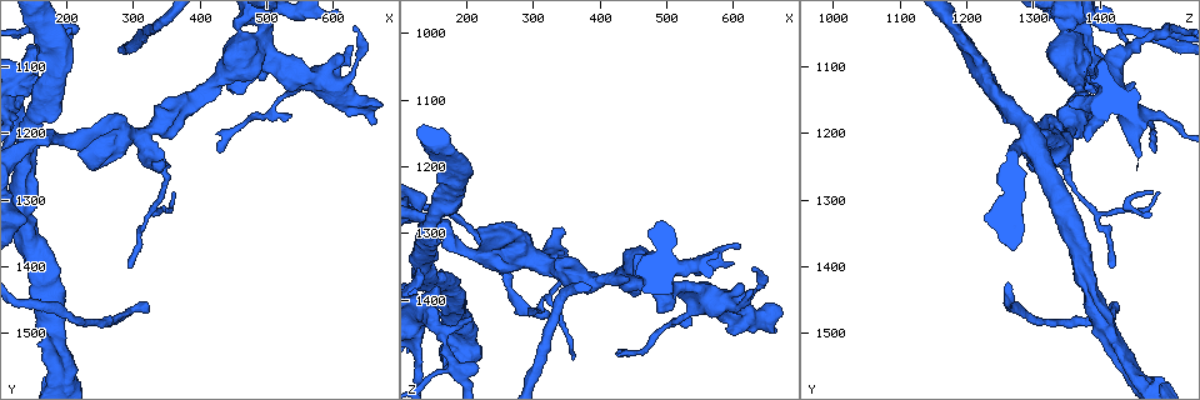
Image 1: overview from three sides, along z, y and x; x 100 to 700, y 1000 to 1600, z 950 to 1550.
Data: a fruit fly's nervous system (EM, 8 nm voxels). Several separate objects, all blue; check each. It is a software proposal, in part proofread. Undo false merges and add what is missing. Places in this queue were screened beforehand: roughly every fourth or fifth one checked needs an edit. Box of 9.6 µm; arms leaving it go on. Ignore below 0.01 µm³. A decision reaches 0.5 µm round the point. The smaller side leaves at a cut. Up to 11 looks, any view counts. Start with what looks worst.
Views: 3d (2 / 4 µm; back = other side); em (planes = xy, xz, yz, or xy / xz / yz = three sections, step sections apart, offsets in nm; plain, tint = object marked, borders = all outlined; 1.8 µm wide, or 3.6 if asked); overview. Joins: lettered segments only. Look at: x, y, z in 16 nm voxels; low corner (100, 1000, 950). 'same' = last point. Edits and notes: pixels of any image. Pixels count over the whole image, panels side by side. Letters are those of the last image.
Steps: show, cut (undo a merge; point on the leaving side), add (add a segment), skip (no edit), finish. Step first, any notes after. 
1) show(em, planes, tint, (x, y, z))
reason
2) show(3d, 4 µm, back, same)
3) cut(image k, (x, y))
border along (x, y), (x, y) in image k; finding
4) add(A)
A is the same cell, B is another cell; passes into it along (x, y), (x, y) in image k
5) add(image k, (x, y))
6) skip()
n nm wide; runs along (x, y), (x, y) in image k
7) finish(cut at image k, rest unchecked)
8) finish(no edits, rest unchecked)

show(em, planes, borders, (140, 1215, 1285))
four or more arms meet

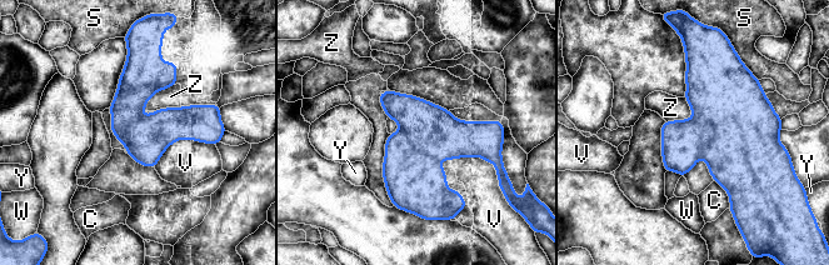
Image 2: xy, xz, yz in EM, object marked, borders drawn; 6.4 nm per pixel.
cut(image 2, (744, 148))
C, S, V, W, Y and Z are other cells; a second neuron is stuck on

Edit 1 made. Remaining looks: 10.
show(3d, 4 µm, (325, 1455, 1420))
free end

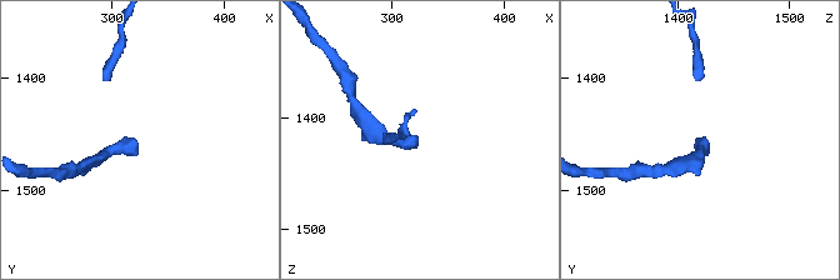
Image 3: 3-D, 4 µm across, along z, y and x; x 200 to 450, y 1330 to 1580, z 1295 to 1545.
show(em, xy, step 4, borders, (322, 1458, 1416))

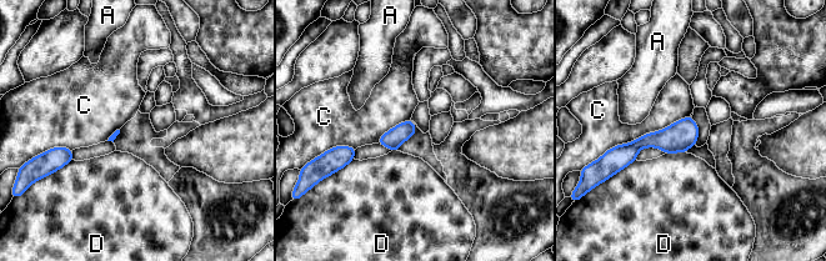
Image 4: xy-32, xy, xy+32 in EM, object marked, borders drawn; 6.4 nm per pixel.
show(em, planes, borders, same)

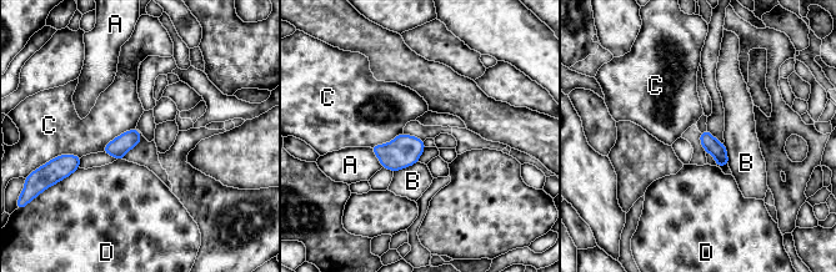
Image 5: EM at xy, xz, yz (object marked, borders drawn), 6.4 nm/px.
skip()
A, B, C and D are other cells; border along (135, 126), (114, 137), (101, 151) in image 5; no lettered segment goes on from it

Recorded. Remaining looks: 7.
show(3d, 2 µm, (180, 1050, 1500))
abrupt turn

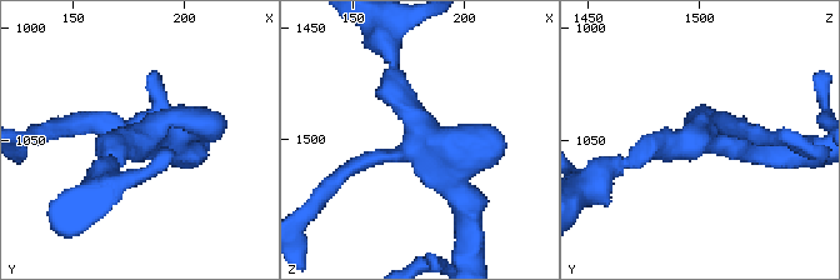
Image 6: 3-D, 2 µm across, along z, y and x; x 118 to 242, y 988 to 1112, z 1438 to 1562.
show(em, planes, tint, (180, 1051, 1496))

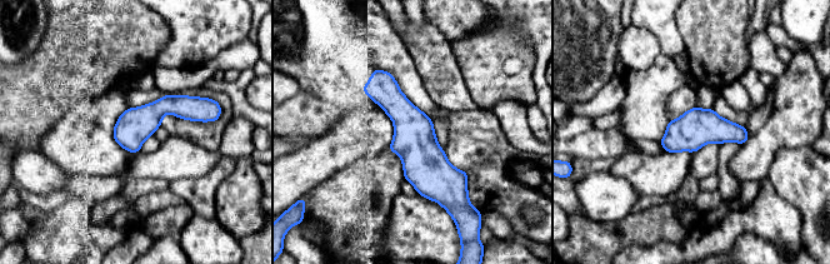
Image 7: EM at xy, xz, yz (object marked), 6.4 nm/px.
show(em, planes, borders, same)
what lies round it

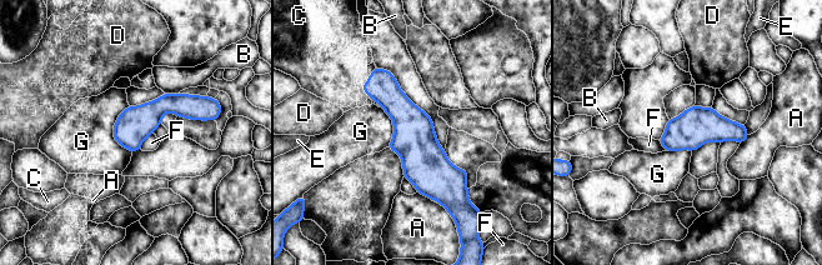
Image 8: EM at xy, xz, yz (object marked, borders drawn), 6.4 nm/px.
skip()
A, B, C, D, E, F and G are other cells; border along (153, 133), (143, 141), (140, 148) in image 8; continuous, no second neuron

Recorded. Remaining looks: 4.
show(3d, 2 µm, back, (625, 1065, 1385))
branch stops here

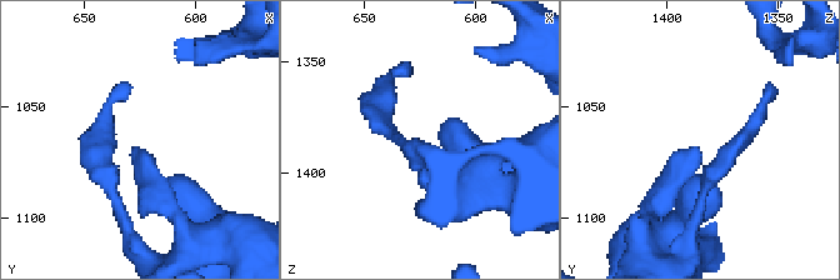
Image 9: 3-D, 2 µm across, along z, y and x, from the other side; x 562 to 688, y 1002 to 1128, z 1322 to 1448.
show(em, planes, plain, (626, 1069, 1386))
now the EM

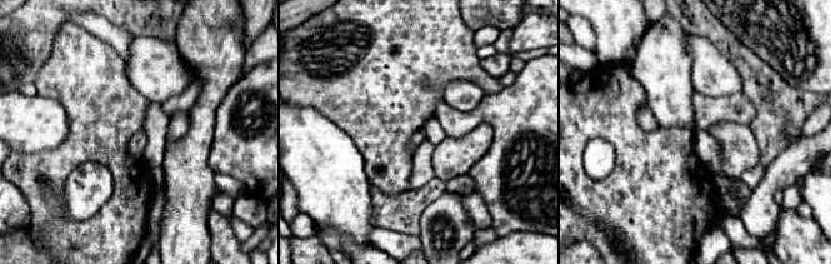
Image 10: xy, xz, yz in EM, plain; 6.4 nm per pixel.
show(em, planes, borders, same)
see the neighbours

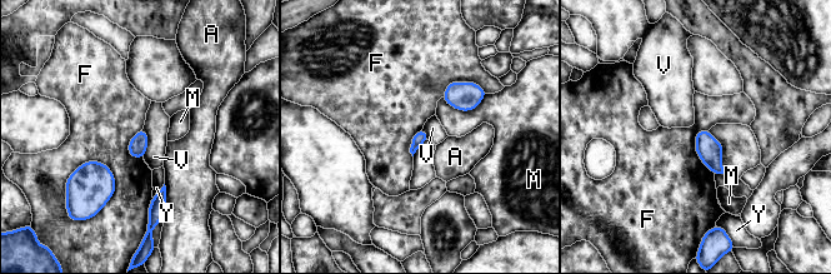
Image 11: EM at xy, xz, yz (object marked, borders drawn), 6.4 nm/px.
skip()
A, F, M, V and Y are other cells; border along (89, 160), (114, 179), (100, 210) in image 11; none of them fits

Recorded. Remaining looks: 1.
finish(cut at image 2, rest unchecked)

